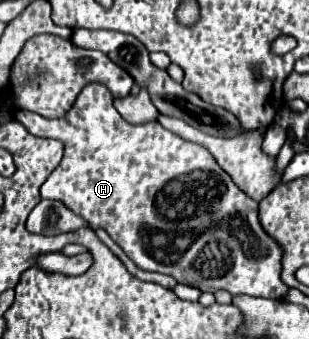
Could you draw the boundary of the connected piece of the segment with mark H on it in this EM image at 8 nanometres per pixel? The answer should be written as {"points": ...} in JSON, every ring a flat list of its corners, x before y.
{"points":[[98,83,88,85,80,93,66,117,46,119,38,113,16,111,16,119,32,135,52,137,64,143,60,165,40,187,42,199,62,201,68,209,82,215,92,229,104,229,140,269,172,275,178,283,210,293,226,289,232,295,282,299,290,291,280,279,282,249,262,229,258,203,236,187,206,147,180,139,160,127,158,121,144,125,124,121,114,109,108,89]]}

